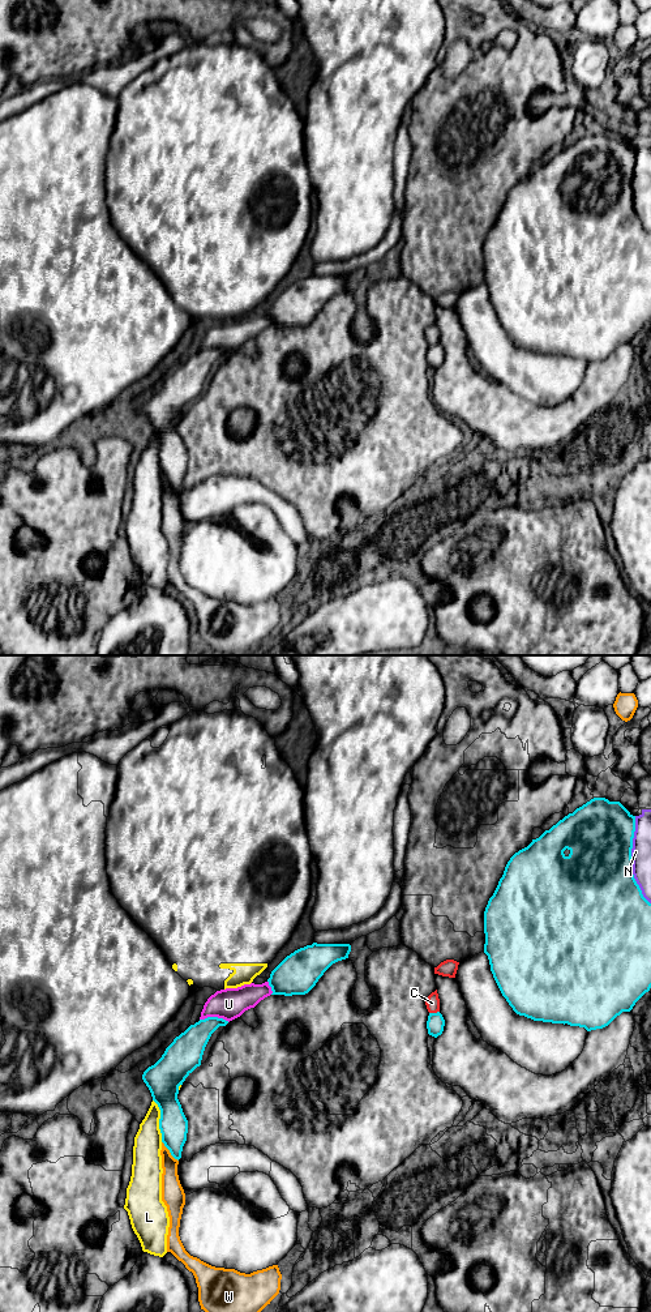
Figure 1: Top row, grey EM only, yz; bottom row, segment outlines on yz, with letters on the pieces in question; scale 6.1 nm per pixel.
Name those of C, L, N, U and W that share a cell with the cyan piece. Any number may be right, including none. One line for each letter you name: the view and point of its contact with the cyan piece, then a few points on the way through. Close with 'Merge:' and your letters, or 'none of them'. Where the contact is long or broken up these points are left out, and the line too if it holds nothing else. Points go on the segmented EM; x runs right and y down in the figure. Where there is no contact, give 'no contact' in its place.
Merge: none of them

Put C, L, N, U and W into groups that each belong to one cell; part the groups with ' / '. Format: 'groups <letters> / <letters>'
groups C L / N / U / W

